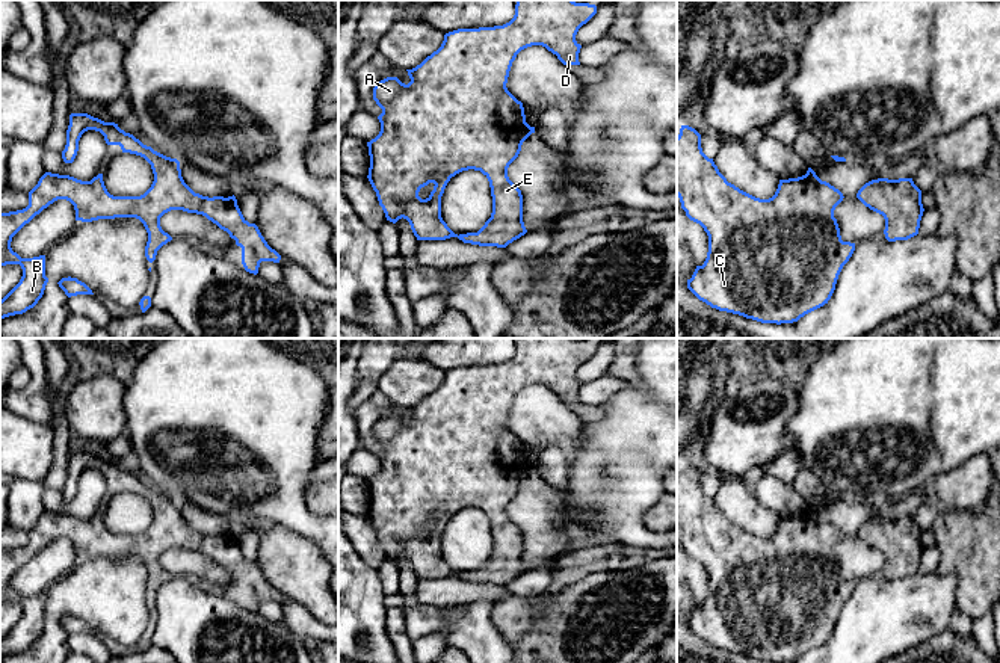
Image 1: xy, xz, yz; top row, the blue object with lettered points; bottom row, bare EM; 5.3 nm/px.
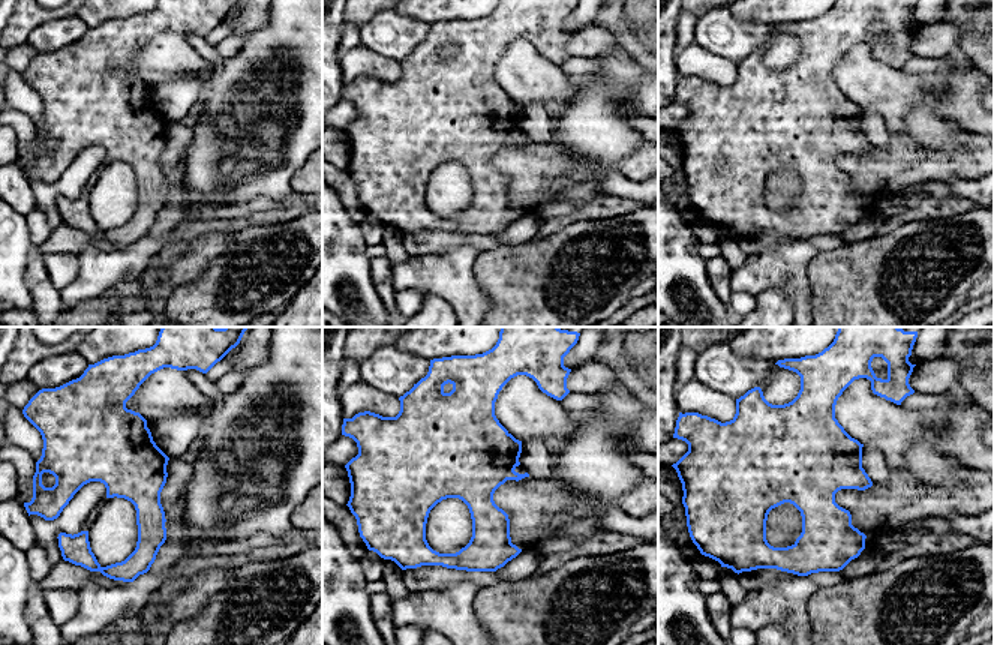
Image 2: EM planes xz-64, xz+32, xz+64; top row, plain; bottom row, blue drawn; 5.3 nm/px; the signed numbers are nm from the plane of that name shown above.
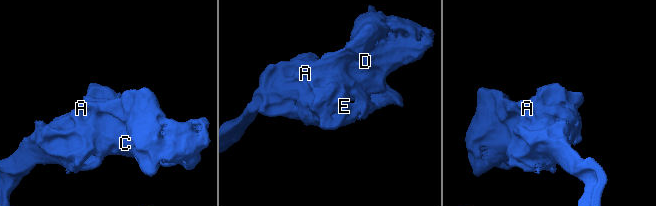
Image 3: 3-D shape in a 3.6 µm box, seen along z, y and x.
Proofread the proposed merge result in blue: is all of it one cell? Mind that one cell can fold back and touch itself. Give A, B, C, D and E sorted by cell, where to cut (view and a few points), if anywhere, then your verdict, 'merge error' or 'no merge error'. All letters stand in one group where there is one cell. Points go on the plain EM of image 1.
A B C D E; no cut; no merge error

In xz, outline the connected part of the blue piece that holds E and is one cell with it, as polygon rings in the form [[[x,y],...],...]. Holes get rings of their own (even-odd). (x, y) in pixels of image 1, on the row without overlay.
[[[517,338],[515,343],[515,353],[514,356],[503,362],[503,364],[494,364],[494,365],[479,365],[479,367],[458,367],[453,370],[449,370],[444,373],[444,379],[441,385],[434,390],[431,394],[427,394],[420,403],[417,403],[412,408],[406,408],[411,420],[408,423],[402,421],[397,415],[387,415],[375,423],[373,426],[373,438],[376,443],[382,447],[382,452],[378,455],[381,461],[381,470],[379,473],[367,480],[369,485],[369,494],[370,494],[370,506],[369,506],[369,520],[376,530],[379,544],[382,545],[387,559],[396,562],[399,557],[406,557],[411,563],[411,568],[417,578],[446,578],[450,575],[458,575],[464,581],[479,583],[479,584],[497,584],[497,586],[506,586],[514,578],[520,577],[527,571],[524,560],[523,560],[523,533],[521,529],[509,518],[508,515],[508,506],[509,503],[518,495],[521,489],[523,480],[535,471],[535,465],[530,465],[526,461],[524,446],[523,441],[518,439],[506,426],[509,409],[512,405],[512,400],[515,399],[517,393],[532,384],[542,384],[548,390],[557,394],[557,397],[563,403],[580,403],[579,400],[579,391],[582,384],[576,379],[576,373],[579,367],[586,362],[594,353],[597,352],[597,344],[589,341],[576,341],[574,338]],[[462,509],[480,509],[489,520],[491,526],[491,535],[492,535],[492,551],[491,556],[485,560],[485,563],[477,571],[467,571],[467,572],[455,572],[447,562],[441,556],[441,535],[444,532],[444,527],[452,515]],[[429,521],[434,521],[434,529],[426,538],[421,538],[418,535],[418,530],[421,526],[427,524]]]

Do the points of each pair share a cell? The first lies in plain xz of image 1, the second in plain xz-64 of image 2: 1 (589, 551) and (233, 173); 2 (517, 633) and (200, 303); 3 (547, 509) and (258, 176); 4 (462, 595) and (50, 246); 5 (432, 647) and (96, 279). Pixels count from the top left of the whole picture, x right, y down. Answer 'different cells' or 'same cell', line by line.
1: different cells
2: same cell
3: different cells
4: same cell
5: same cell

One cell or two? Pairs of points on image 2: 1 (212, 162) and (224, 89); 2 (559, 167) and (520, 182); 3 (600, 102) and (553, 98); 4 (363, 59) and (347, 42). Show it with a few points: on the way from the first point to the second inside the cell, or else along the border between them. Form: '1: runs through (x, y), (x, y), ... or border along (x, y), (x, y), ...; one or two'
1: runs through (222, 144), (224, 107); one
2: runs through (550, 177), (546, 182), (531, 182); one
3: border along (580, 77), (577, 93), (553, 126); two
4: border along (360, 44), (350, 48), (339, 59); two

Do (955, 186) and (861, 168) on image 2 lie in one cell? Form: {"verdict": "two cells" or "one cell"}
{"verdict": "two cells"}

